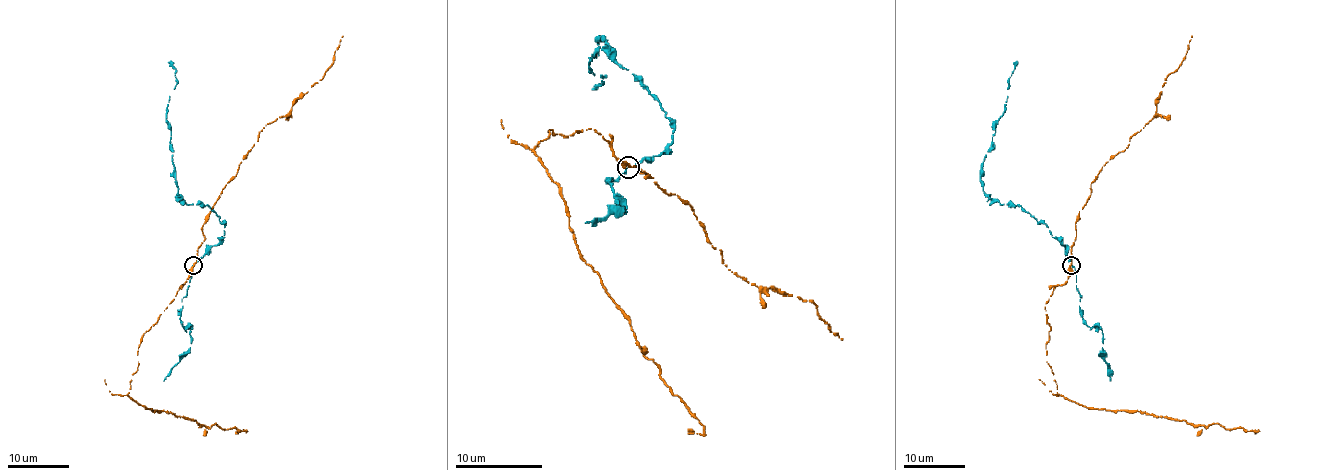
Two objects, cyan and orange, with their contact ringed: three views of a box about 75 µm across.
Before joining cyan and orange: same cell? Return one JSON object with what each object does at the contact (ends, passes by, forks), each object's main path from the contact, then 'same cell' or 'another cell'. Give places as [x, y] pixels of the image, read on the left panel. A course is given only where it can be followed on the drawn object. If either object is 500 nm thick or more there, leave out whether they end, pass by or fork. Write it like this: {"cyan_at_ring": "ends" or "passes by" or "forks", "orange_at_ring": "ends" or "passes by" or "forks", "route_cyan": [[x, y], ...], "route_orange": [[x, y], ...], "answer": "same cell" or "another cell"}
{"cyan_at_ring": "passes by", "orange_at_ring": "ends", "route_cyan": [[193, 264], [222, 240], [225, 223], [206, 205], [183, 202], [177, 191], [167, 121], [177, 79], [168, 61]], "route_orange": [[193, 264], [138, 348], [127, 394], [151, 411], [246, 431], [235, 434]], "answer": "another cell"}

